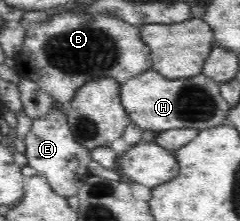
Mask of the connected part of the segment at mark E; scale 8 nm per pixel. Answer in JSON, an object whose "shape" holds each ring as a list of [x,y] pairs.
{"shape":[[[53,103],[44,115],[30,117],[30,121],[29,130],[25,133],[26,150],[24,152],[28,165],[46,178],[55,194],[66,200],[69,196],[75,196],[81,183],[90,175],[87,167],[91,161],[90,150],[74,138],[66,121],[62,105]]]}

